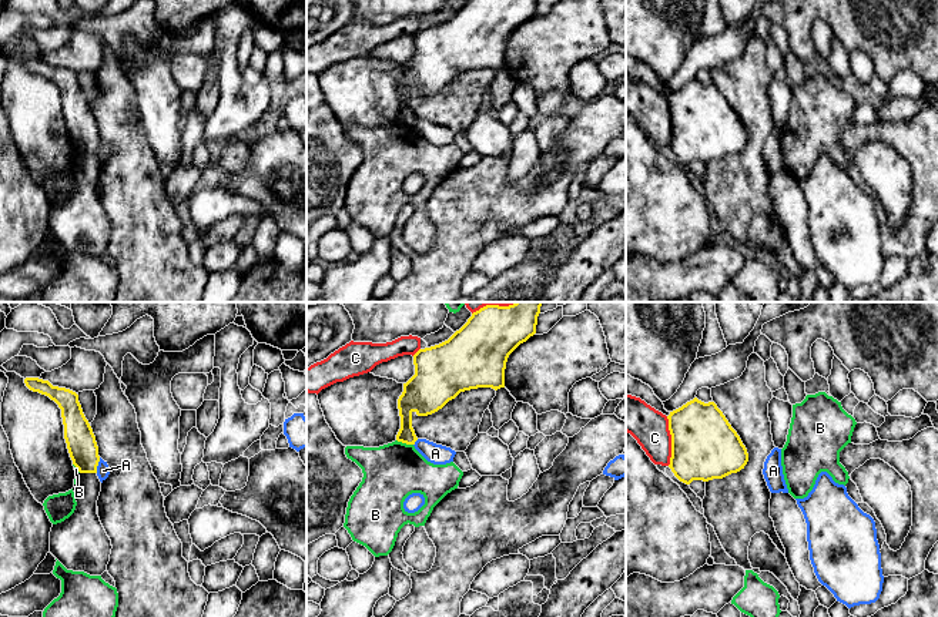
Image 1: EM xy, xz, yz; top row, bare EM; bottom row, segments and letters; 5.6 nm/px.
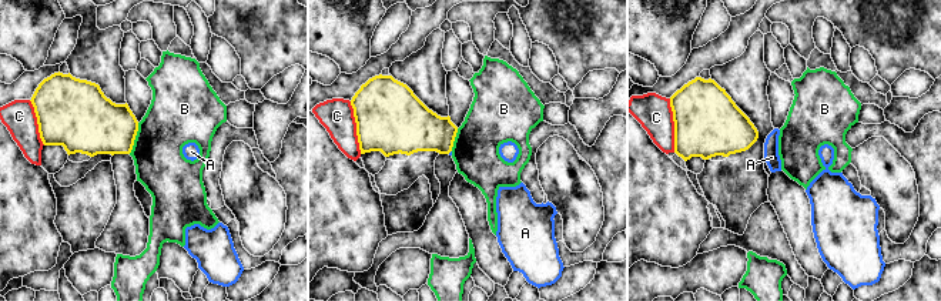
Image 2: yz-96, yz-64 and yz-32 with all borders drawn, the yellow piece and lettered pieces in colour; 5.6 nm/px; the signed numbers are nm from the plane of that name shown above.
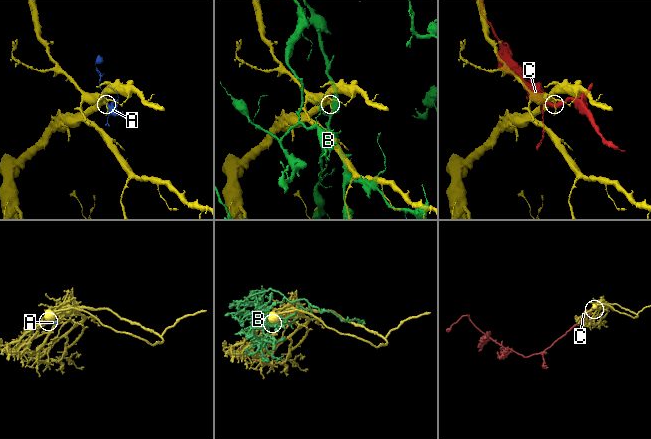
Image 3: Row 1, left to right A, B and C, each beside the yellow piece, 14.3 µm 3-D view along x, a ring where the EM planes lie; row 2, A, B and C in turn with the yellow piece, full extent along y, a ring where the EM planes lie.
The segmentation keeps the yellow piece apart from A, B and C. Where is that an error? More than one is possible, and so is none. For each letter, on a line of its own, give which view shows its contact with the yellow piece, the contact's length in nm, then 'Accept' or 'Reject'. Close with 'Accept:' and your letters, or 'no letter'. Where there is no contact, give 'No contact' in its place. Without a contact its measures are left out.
A: Touches yellow in xy. Shared border 90 nm. Reject
B: Touches yellow in xz. Shared border 100 nm. Reject
C: Touches yellow in yz. Shared border 280 nm. Reject
Accept: no letter

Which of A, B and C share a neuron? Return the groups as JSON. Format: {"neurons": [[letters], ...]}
{"neurons": [["A"], ["B"], ["C"]]}

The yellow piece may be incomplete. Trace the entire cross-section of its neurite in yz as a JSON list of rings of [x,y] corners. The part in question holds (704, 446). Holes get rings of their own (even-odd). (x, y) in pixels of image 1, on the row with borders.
[[[694,398],[670,412],[671,457],[669,467],[674,476],[690,484],[737,473],[748,462],[748,453],[714,402]]]

